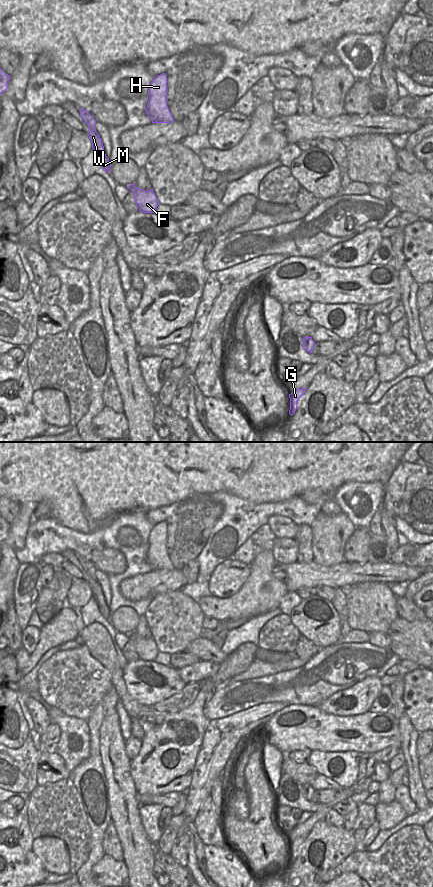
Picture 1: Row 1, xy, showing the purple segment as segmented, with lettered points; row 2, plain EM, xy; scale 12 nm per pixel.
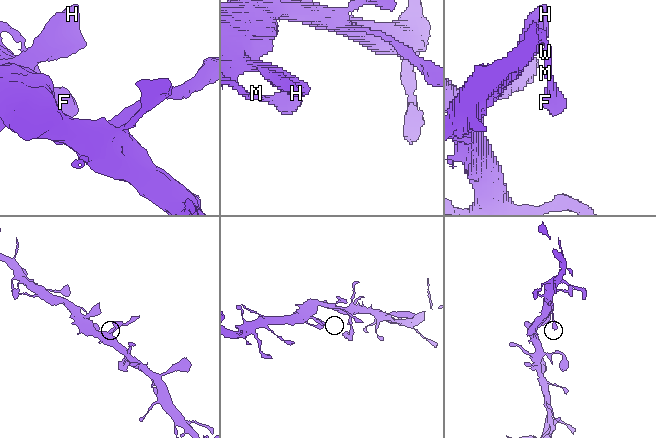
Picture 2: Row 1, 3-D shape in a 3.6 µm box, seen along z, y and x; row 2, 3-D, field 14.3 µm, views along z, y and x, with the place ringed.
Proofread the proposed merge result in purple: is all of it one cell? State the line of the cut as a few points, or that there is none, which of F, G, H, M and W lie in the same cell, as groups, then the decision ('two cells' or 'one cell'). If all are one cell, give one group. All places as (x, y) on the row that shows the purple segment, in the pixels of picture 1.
cut none; groups F G H M W; one cell

